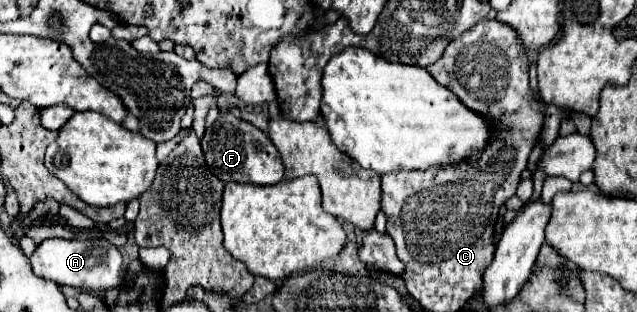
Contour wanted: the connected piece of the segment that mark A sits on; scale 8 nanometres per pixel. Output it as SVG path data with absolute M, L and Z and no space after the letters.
M45 239L31 255L31 267L39 277L55 281L57 285L69 285L91 293L105 293L109 289L123 289L125 285L129 285L121 253L105 239Z

